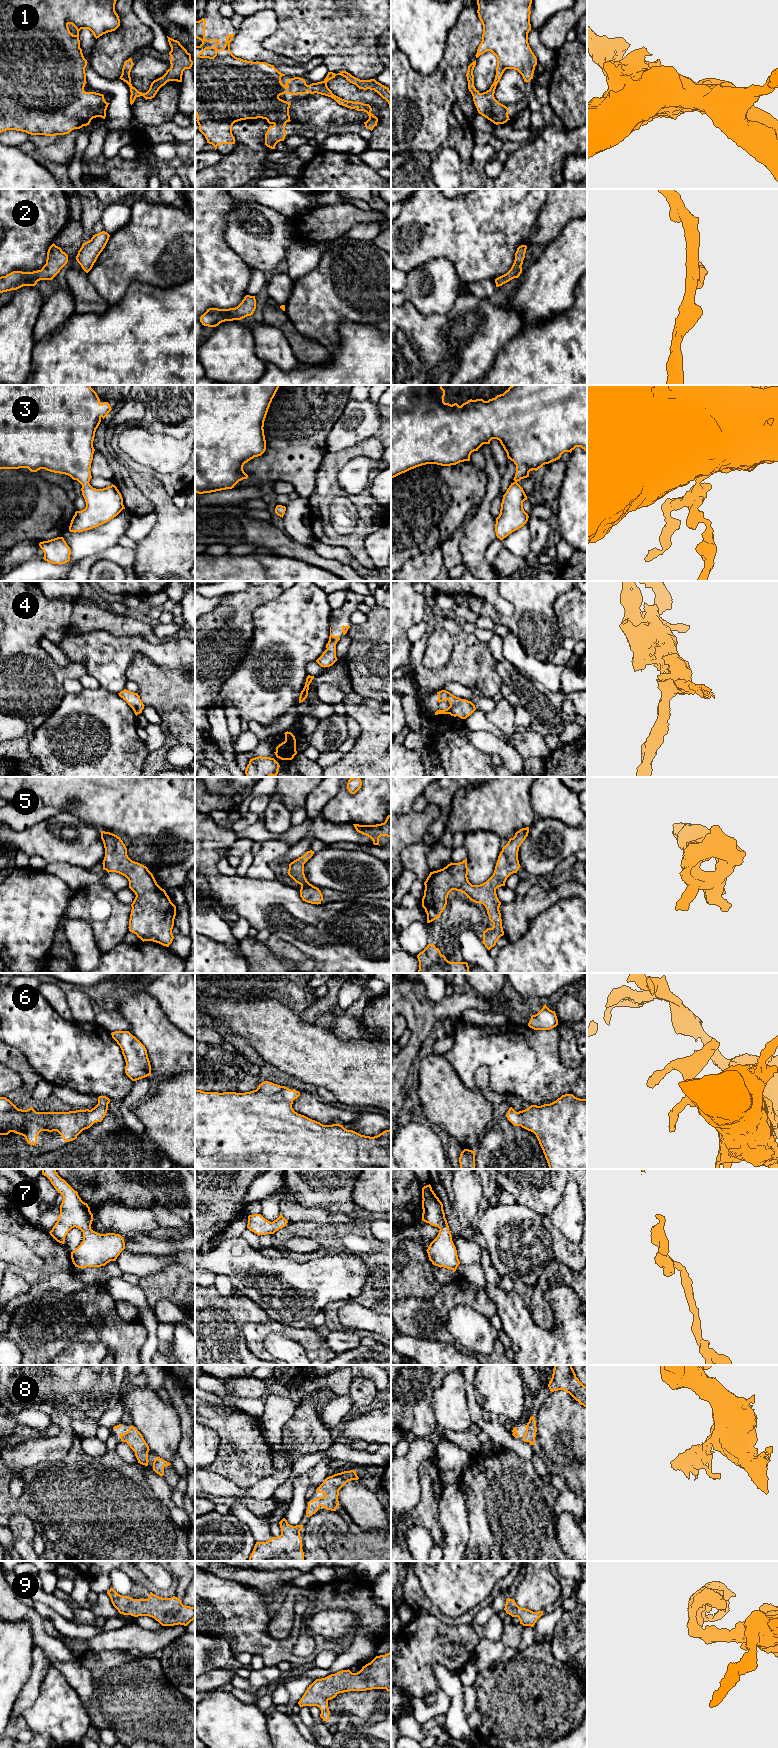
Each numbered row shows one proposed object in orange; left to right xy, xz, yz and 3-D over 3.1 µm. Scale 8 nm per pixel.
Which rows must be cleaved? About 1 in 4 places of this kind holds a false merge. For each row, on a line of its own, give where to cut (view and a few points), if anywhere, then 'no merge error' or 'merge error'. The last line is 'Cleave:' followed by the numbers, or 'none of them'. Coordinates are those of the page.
1: no cut; no merge error
2: no cut; no merge error
3: no cut; no merge error
4: no cut; no merge error
5: no cut; no merge error
6: no cut; no merge error
7: no cut; no merge error
8: no cut; no merge error
9: no cut; no merge error
Cleave: none of them

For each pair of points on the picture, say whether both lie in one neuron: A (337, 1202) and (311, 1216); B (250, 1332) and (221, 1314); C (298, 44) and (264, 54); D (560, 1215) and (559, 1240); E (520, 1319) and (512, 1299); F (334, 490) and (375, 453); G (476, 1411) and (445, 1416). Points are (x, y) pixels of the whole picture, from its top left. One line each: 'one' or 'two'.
A: two
B: two
C: two
D: two
E: one
F: one
G: two

